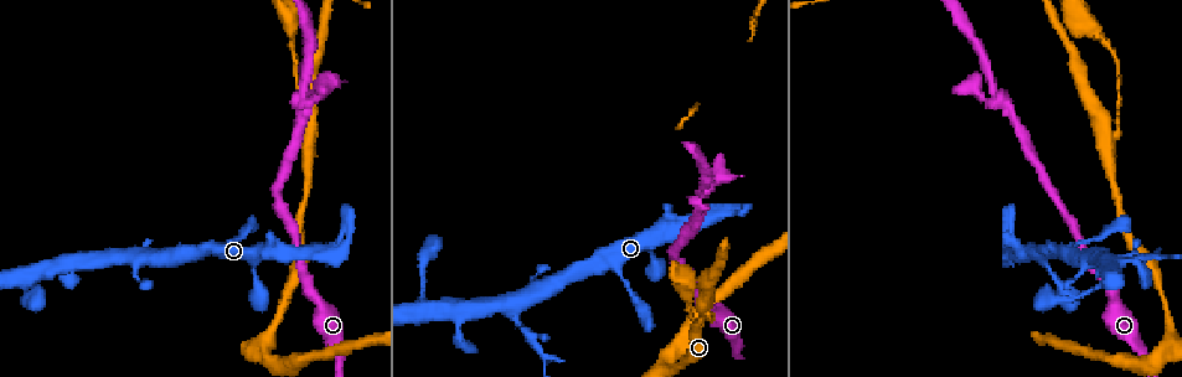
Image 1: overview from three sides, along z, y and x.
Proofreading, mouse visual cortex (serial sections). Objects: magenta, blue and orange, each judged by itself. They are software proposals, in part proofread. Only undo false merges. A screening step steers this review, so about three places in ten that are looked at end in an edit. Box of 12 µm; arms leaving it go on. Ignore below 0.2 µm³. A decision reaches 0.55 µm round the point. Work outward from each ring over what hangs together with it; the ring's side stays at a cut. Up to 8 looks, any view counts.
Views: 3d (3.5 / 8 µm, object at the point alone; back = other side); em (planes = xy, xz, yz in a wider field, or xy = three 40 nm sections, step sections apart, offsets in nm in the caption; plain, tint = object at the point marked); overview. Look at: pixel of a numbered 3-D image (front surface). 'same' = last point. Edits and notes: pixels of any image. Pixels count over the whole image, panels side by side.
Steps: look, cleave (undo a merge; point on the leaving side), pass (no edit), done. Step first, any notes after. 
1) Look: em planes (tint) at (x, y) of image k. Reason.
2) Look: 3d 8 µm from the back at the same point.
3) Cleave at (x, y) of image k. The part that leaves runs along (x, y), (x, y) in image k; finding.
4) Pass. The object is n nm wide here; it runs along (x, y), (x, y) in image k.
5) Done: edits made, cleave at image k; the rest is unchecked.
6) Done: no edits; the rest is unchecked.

Look: 3d 3.5 µm at (709, 311) of image 1. Calibre changes.

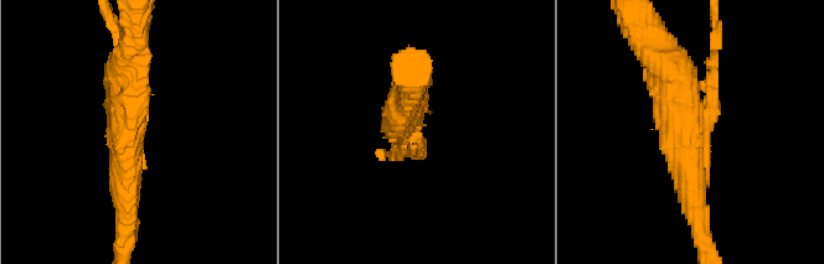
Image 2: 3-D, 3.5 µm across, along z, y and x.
Look: em xy step 1 (tint) at (691, 122) of image 2. 3 arms meet here; the arms are 150, 350, 450 nm wide; now the EM.

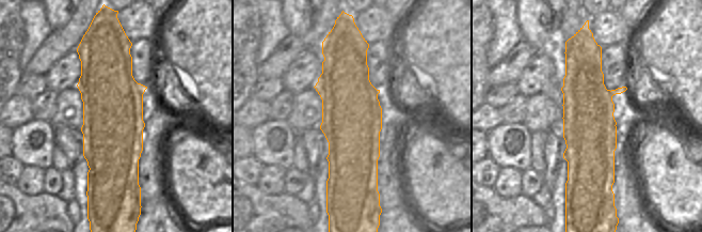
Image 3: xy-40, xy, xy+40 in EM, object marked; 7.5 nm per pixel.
Cleave at (710, 62) of image 2. Two cells meet here.

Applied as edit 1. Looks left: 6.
Look: overview. Redraw.

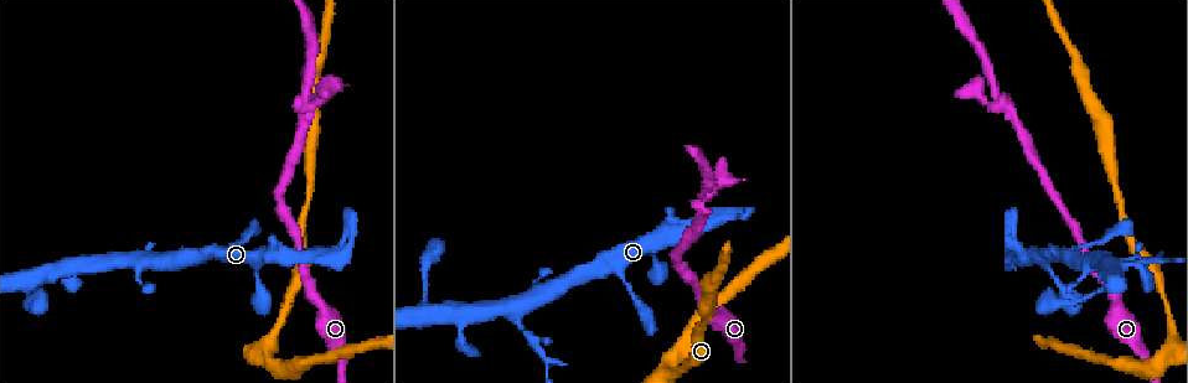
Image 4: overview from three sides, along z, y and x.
Look: 3d 3.5 µm at (299, 100) of image 4. Three arms meet.

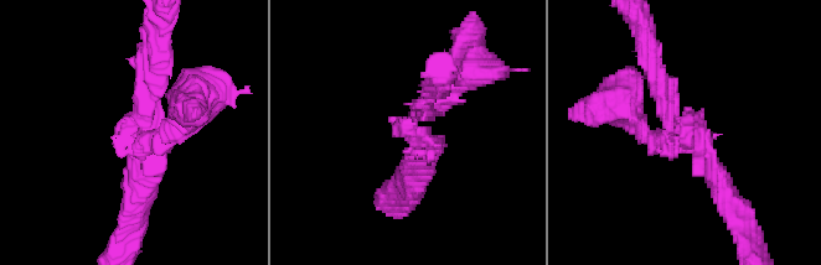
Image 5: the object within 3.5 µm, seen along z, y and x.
Look: em xy step 5 (tint) at (133, 133) of image 5. Need the tissue.

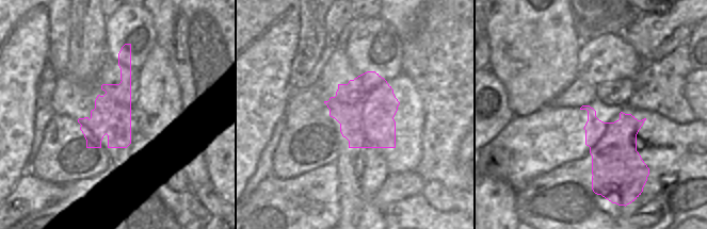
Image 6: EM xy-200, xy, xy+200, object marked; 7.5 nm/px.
Look: em xy step 2 (tint) at the same point.

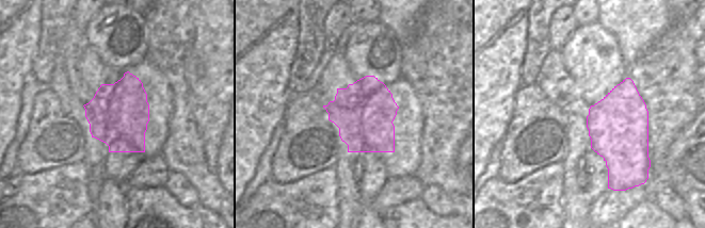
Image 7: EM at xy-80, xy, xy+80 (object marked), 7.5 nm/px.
Cleave at (630, 108) of image 5. The arms are 200, 250, 300 nm wide; two cells meet here.

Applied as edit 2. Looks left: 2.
Done: edits made, cleave at image 2, cleave at image 5; the rest is unchecked.

